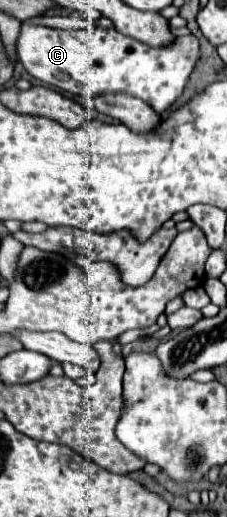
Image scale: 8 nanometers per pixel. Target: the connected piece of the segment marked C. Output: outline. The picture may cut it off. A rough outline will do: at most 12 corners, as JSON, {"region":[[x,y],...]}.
{"region":[[22,24],[28,74],[70,94],[164,112],[198,38],[152,48],[118,30]]}

